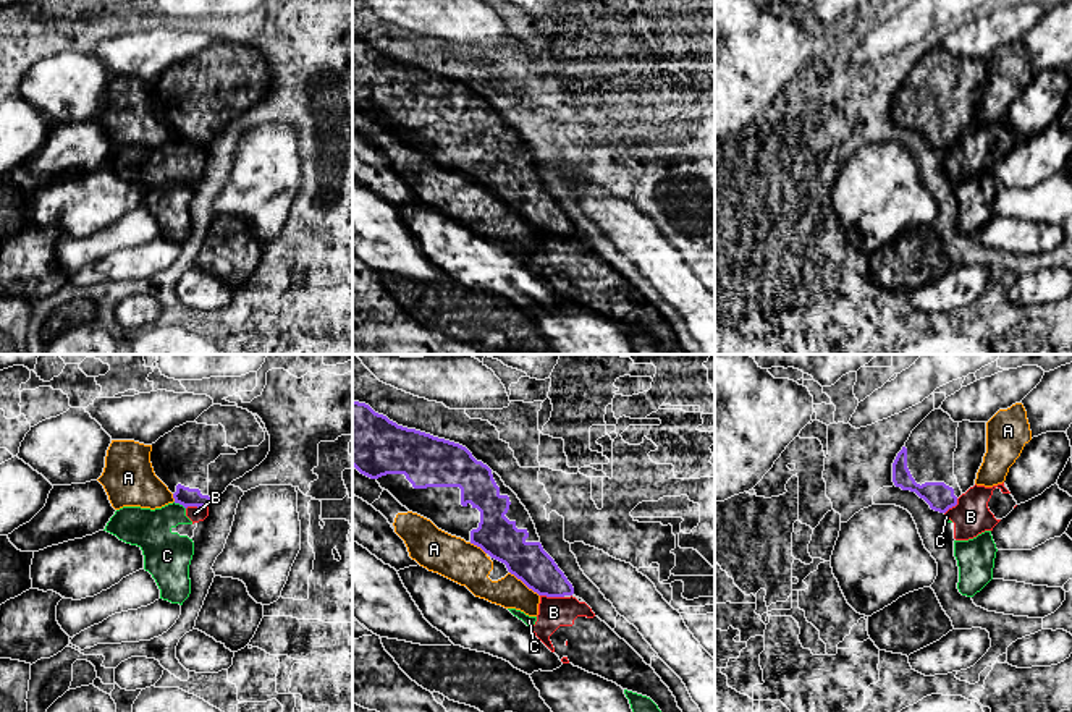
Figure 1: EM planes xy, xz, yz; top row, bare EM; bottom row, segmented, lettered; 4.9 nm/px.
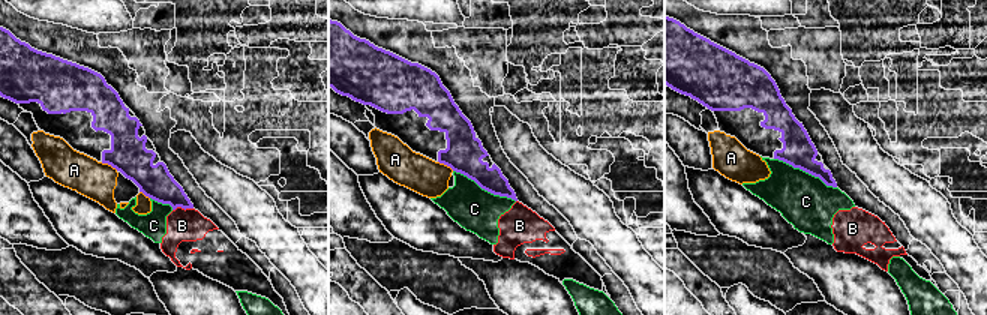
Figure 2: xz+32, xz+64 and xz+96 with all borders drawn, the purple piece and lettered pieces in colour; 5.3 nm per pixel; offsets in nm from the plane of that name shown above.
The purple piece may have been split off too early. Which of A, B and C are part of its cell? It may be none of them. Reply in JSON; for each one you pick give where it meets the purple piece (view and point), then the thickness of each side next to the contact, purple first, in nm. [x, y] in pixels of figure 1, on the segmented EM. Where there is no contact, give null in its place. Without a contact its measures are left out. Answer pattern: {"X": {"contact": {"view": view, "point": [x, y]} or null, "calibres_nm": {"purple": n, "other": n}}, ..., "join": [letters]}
{"join": []}

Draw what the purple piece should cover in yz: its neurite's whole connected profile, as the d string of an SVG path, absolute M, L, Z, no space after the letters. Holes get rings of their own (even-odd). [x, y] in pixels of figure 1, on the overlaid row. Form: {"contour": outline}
{"contour": "M943 409L931 411L910 434L893 463L893 482L915 492L931 510L946 513L975 485L986 453L986 422L954 422Z"}

